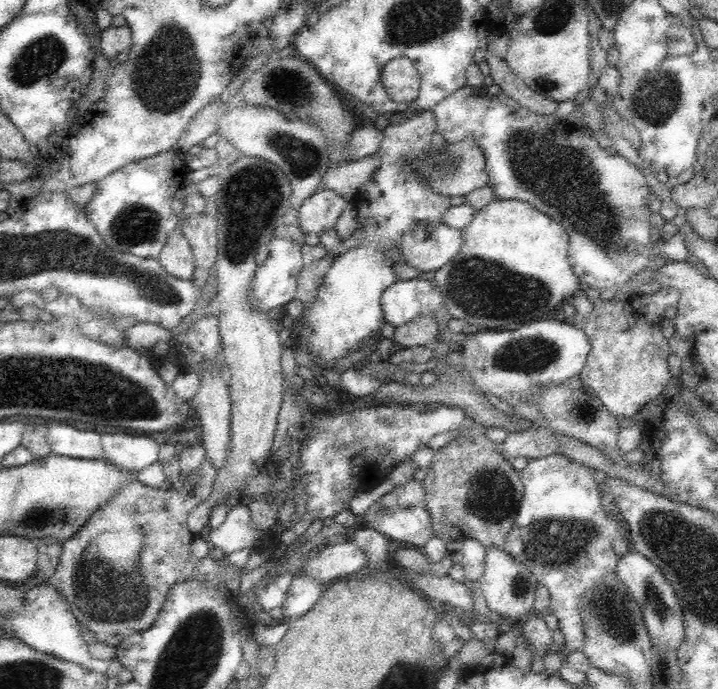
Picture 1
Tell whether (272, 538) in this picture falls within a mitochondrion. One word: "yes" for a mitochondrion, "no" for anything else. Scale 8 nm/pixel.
no

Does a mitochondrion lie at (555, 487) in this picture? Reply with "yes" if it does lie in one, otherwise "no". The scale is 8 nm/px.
no

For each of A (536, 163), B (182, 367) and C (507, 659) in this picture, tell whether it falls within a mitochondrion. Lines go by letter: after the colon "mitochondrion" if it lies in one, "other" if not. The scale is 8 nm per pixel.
A: mitochondrion
B: other
C: other

